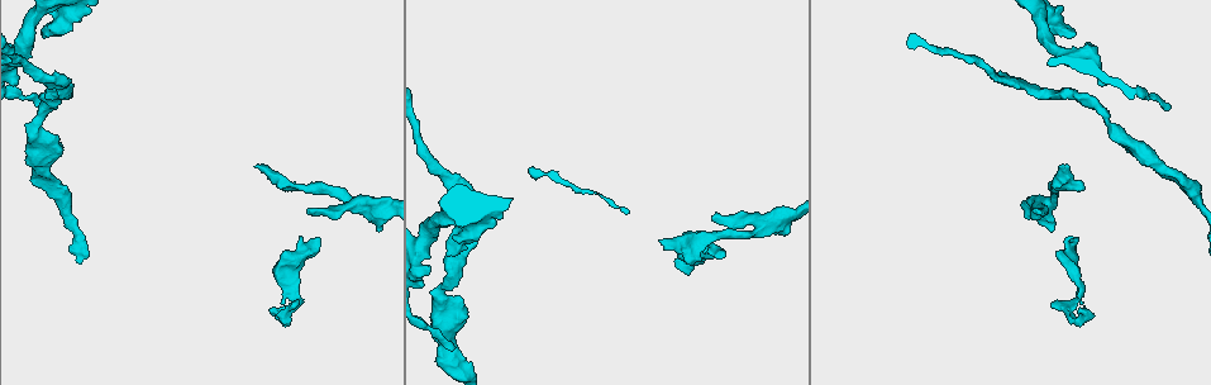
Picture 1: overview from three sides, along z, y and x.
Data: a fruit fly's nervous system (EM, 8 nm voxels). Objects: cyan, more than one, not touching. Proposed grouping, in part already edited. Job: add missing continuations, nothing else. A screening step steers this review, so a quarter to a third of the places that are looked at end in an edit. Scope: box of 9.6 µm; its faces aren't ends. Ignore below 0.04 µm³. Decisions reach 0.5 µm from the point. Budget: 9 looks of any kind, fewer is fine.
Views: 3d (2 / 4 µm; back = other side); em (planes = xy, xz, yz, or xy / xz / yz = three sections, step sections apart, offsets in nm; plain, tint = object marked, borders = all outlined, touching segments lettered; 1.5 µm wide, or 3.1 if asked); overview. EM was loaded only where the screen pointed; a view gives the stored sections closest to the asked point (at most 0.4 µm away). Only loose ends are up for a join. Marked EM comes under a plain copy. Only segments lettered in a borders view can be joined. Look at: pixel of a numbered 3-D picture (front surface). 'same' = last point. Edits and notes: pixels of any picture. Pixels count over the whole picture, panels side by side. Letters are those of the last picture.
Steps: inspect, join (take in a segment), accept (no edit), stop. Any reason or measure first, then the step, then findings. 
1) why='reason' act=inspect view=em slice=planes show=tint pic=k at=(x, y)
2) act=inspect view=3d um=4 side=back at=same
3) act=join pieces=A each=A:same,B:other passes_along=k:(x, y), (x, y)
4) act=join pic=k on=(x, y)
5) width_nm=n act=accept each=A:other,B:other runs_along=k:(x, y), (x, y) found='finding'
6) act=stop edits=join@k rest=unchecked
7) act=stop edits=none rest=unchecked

why='an open end' act=inspect view=3d um=4 pic=1 at=(660, 241)

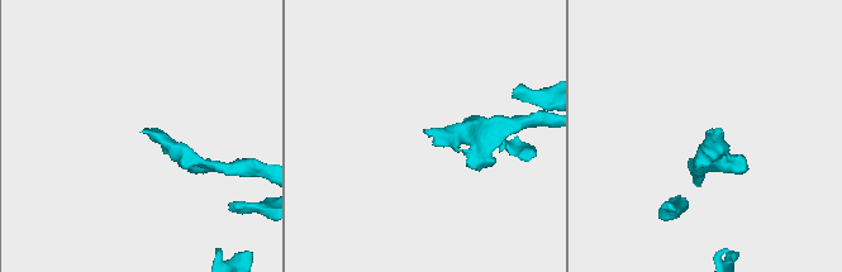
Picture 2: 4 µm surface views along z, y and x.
act=inspect view=em slice=planes show=borders pic=2 at=(425, 129)

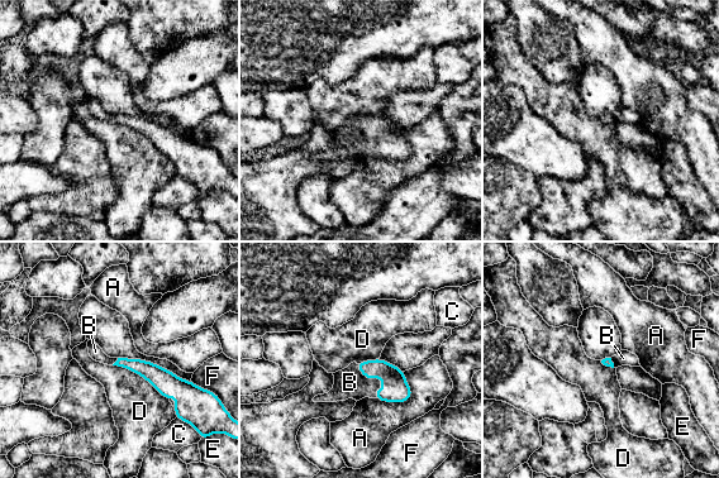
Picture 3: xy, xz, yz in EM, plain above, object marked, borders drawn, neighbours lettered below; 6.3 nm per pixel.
act=join pieces=B each=A:other,B:same,C:other,D:other,E:other,F:other passes_along=3:(396, 390), (371, 377), (350, 382) found='it goes on there'

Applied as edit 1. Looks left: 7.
why='redraw' act=inspect view=overview

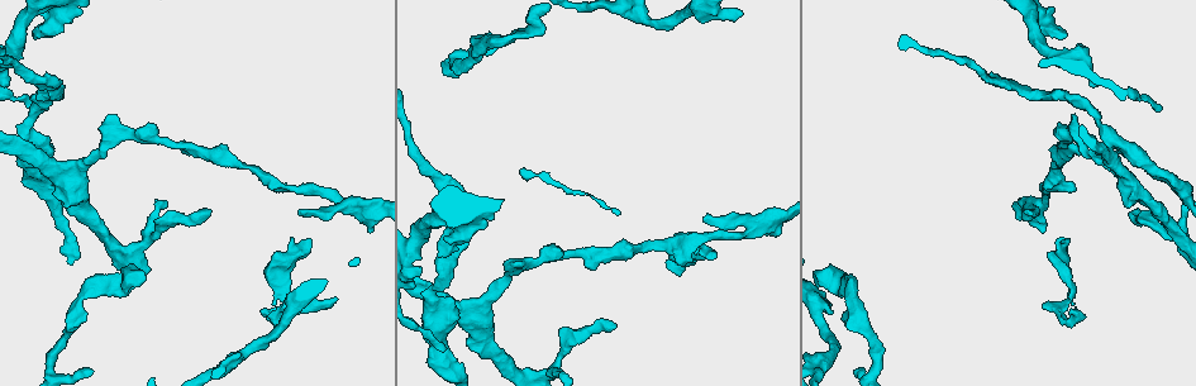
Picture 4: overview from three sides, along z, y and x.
why='tapers out' act=inspect view=3d um=2 pic=4 at=(1043, 307)

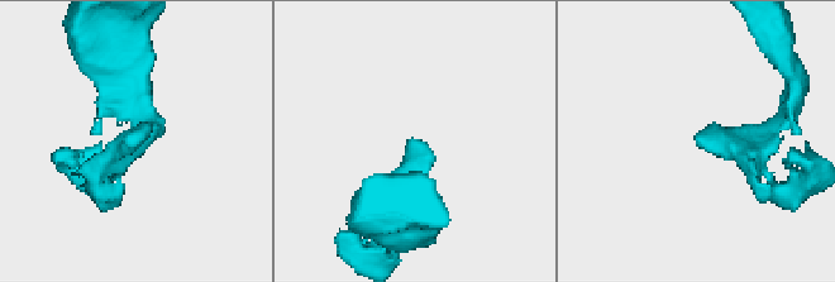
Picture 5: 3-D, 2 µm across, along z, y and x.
why='need the tissue' act=inspect view=em slice=xz step=8 show=borders pic=5 at=(130, 146)

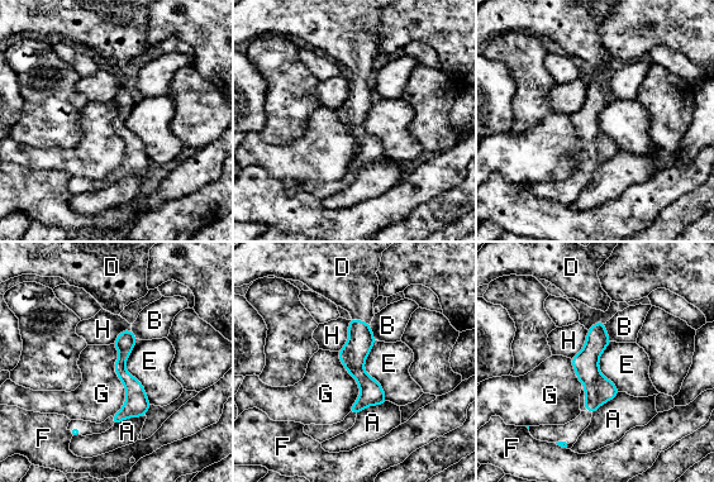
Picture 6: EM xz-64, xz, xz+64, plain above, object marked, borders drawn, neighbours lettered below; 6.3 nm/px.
act=inspect view=em slice=xy step=4 show=borders at=same

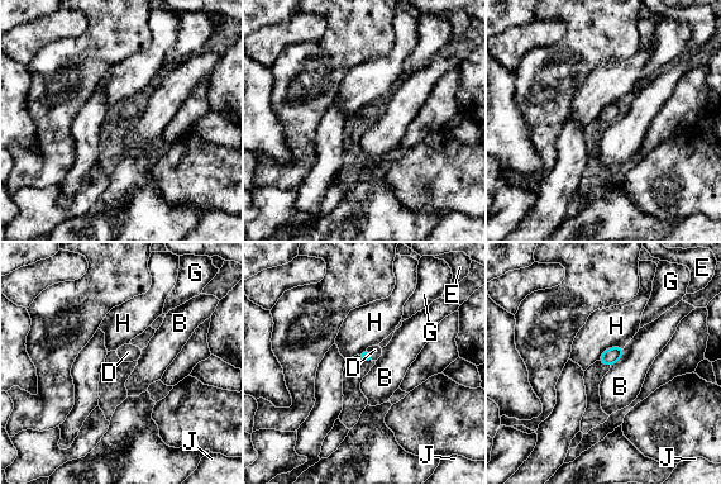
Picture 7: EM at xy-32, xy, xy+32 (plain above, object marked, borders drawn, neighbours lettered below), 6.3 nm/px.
act=join pieces=D each=B:other,D:same,E:other,G:other,H:other,J:other found='the neuron continues'

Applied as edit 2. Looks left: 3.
why='redraw' act=inspect view=overview

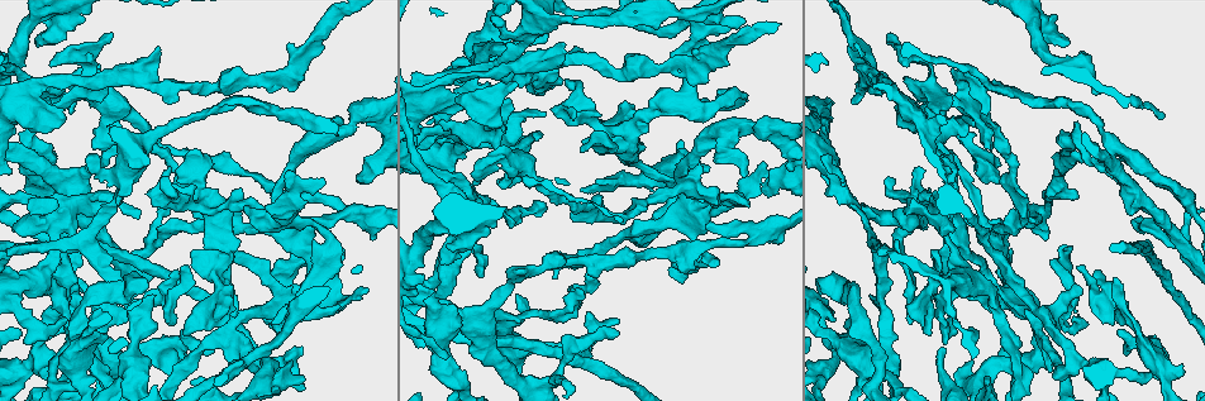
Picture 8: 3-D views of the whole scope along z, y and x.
why='free end' act=inspect view=em slice=xy step=8 show=borders pic=8 at=(717, 264)

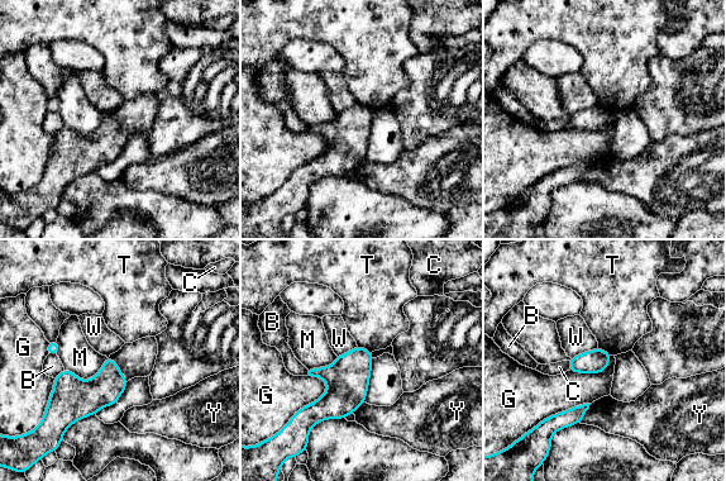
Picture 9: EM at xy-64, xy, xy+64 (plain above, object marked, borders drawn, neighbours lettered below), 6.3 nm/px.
why='another direction' act=inspect view=em slice=yz step=4 show=borders at=same

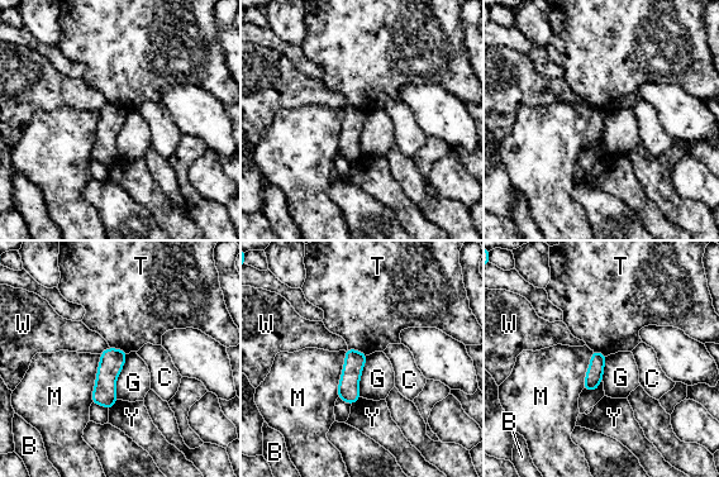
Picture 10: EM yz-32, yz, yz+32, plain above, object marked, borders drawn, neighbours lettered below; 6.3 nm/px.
width_nm=110 longest_contact=M:320nm act=accept each=B:other,C:other,G:other,M:other,T:other,W:other,Y:other found='none of them fits'

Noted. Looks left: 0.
act=stop edits=join@3,join@7 rest=unchecked

